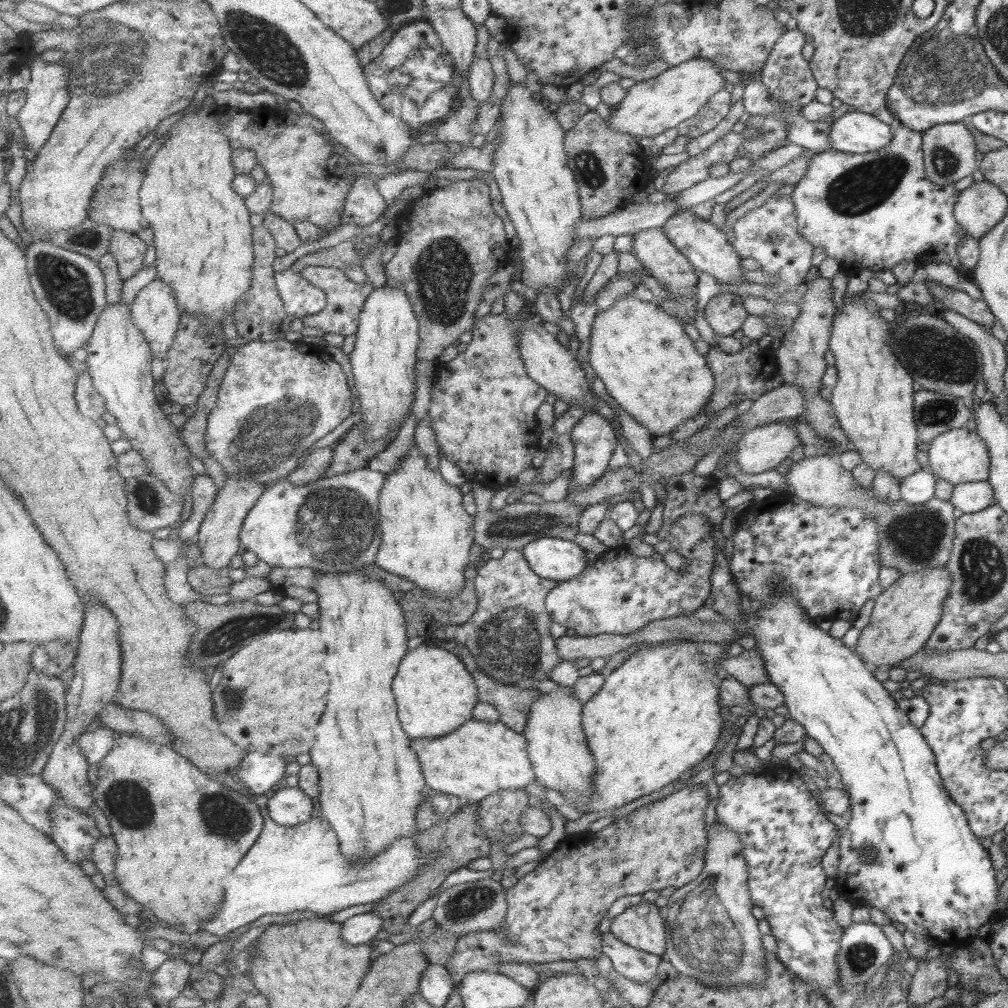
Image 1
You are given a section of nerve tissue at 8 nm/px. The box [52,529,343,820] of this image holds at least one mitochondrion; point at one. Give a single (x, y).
(237, 631)

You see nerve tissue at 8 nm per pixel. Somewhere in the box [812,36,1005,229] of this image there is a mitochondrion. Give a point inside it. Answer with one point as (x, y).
(863, 187)

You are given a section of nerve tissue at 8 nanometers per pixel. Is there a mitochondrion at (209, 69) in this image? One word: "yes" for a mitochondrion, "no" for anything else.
no

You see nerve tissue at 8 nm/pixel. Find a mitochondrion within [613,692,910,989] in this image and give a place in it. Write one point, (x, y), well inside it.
(713, 938)

